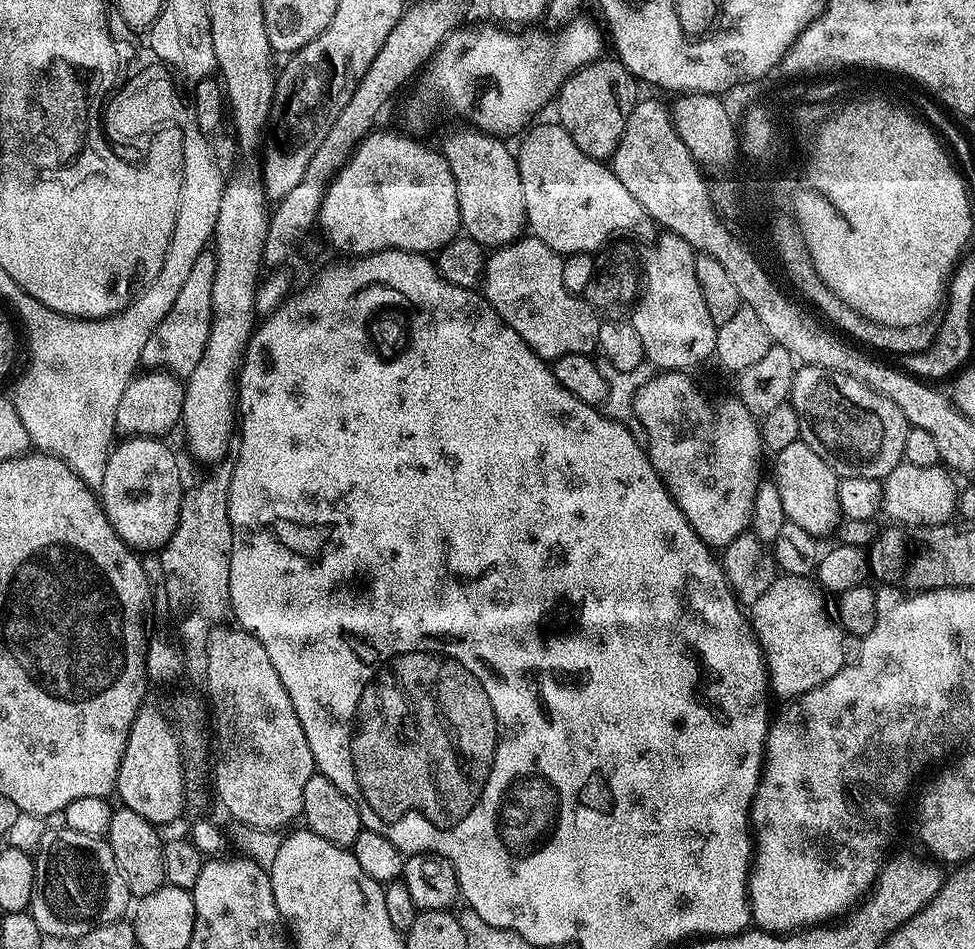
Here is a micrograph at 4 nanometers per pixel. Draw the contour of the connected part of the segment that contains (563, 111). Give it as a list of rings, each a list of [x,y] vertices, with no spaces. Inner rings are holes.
[[[601,58],[569,75],[555,97],[555,119],[574,138],[574,146],[595,160],[607,161],[624,133],[628,111],[636,105],[638,81],[615,58]]]

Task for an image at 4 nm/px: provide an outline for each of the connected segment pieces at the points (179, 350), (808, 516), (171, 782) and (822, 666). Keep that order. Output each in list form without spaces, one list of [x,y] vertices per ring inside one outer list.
[[[205,250],[198,254],[190,274],[186,277],[182,291],[178,294],[174,306],[170,306],[170,314],[158,322],[154,334],[142,346],[141,365],[148,370],[163,370],[173,376],[186,378],[202,362],[206,342],[212,330],[212,295],[215,292],[216,254],[215,251]]]
[[[801,439],[790,442],[790,446],[786,446],[786,450],[775,453],[774,459],[776,459],[774,479],[778,486],[778,492],[782,494],[782,510],[788,515],[788,523],[802,526],[802,530],[806,530],[817,538],[824,538],[827,532],[828,535],[835,533],[836,525],[842,519],[838,502],[840,480],[835,470],[826,462],[822,462],[822,458],[818,458],[818,454],[814,454],[814,450],[810,450],[810,446],[806,446]]]
[[[141,706],[128,731],[124,753],[118,766],[115,791],[120,792],[119,803],[125,808],[142,814],[157,826],[172,824],[184,812],[186,793],[184,771],[180,761],[180,747],[168,717],[159,707]]]
[[[777,575],[776,581],[750,606],[750,619],[770,673],[770,684],[780,696],[795,698],[822,686],[846,667],[842,654],[845,631],[824,605],[825,593],[815,579]]]

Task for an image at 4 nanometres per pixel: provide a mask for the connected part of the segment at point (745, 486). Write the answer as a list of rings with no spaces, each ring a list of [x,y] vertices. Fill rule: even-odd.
[[[664,370],[659,374],[653,375],[636,392],[634,410],[638,422],[642,426],[646,426],[646,434],[648,435],[646,451],[648,457],[652,459],[654,470],[660,475],[661,482],[668,487],[668,492],[674,498],[674,502],[682,510],[682,514],[688,519],[692,529],[704,539],[705,544],[713,550],[723,550],[728,547],[731,540],[749,531],[752,523],[754,494],[756,493],[756,487],[759,486],[762,479],[762,473],[760,473],[760,447],[762,448],[760,426],[757,417],[752,416],[750,410],[746,410],[746,406],[738,398],[732,398],[732,400],[711,400],[688,376],[691,375],[684,370]]]

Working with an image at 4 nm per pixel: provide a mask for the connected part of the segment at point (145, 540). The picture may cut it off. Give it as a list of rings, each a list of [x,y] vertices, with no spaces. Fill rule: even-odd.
[[[129,436],[121,441],[108,453],[106,474],[102,474],[98,489],[100,505],[129,548],[160,550],[178,526],[179,508],[186,489],[185,482],[180,481],[180,464],[163,444],[163,439]]]

